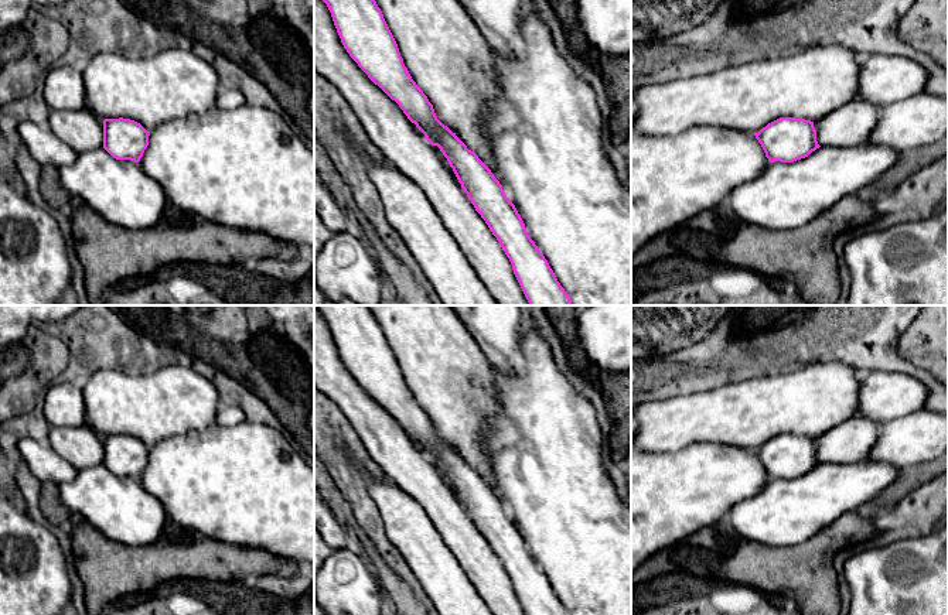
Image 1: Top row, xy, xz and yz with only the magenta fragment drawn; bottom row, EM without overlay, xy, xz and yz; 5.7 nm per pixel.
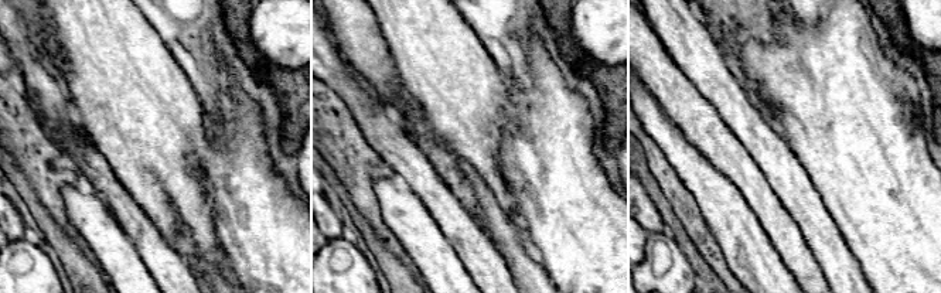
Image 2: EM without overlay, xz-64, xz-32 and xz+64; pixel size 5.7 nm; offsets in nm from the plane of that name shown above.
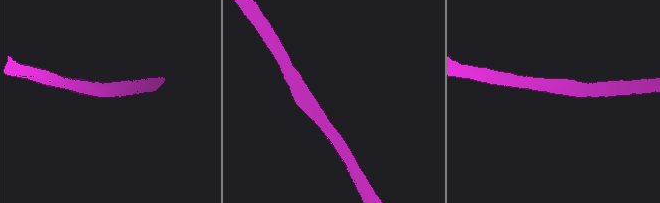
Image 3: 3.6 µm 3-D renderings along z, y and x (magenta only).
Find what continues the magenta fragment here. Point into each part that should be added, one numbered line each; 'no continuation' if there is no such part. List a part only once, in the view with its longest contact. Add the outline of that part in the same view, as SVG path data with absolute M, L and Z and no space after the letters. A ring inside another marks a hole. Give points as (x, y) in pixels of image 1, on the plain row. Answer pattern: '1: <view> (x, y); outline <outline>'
no continuation

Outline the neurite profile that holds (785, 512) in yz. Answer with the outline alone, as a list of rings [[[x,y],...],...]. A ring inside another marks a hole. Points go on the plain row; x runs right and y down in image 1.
[[[886,462],[819,464],[794,479],[768,479],[765,486],[724,517],[746,540],[767,546],[799,544],[840,515],[873,500],[900,475]]]

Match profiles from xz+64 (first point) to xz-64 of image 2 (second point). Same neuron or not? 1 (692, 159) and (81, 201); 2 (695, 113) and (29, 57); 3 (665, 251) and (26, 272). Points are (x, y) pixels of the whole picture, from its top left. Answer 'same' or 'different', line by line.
1: same
2: different
3: same

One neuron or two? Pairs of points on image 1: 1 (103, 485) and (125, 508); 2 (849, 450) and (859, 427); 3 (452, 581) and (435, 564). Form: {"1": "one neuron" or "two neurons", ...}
{"1": "one neuron", "2": "one neuron", "3": "one neuron"}

